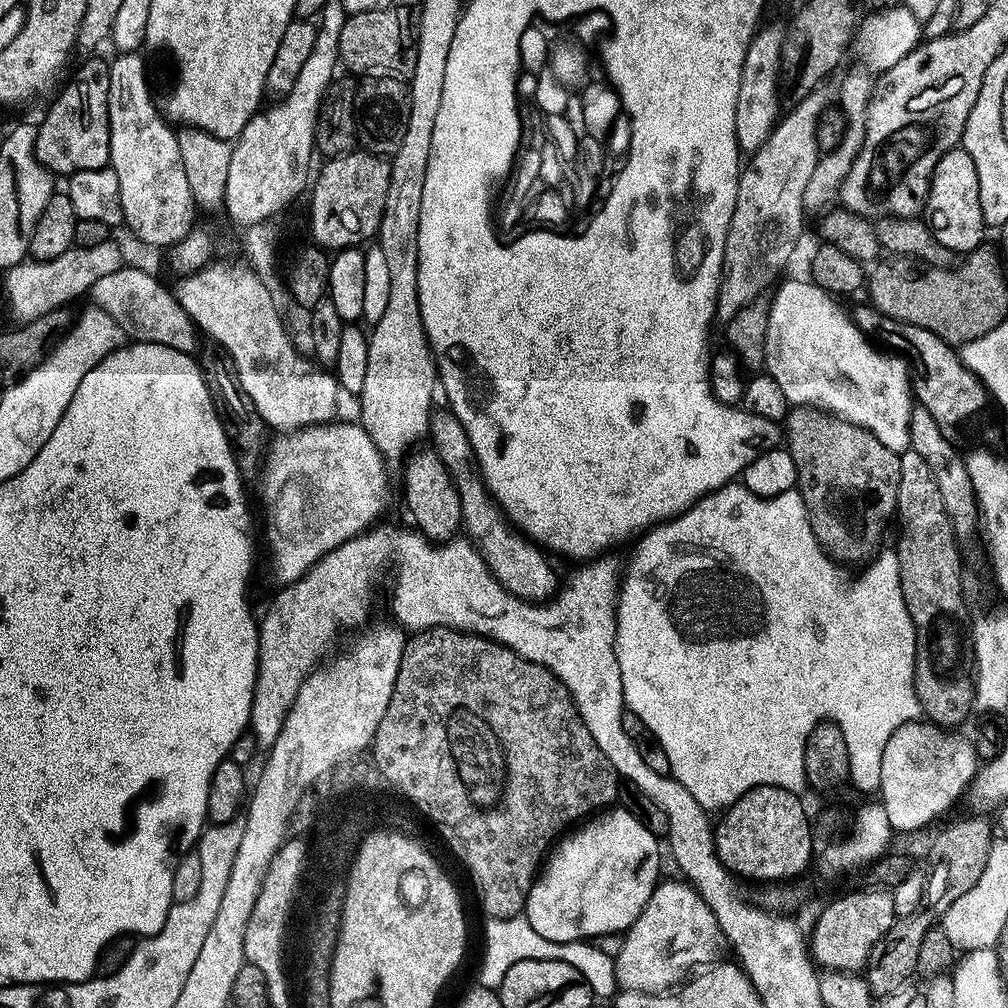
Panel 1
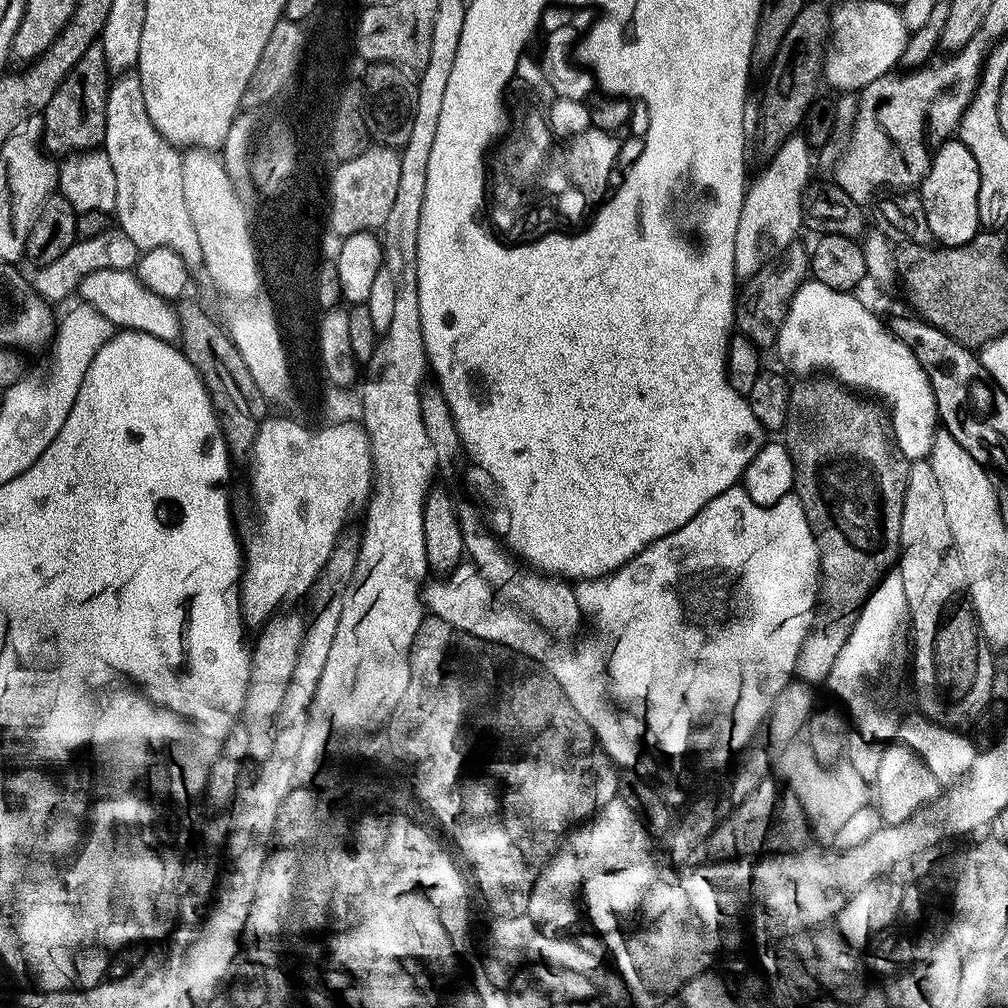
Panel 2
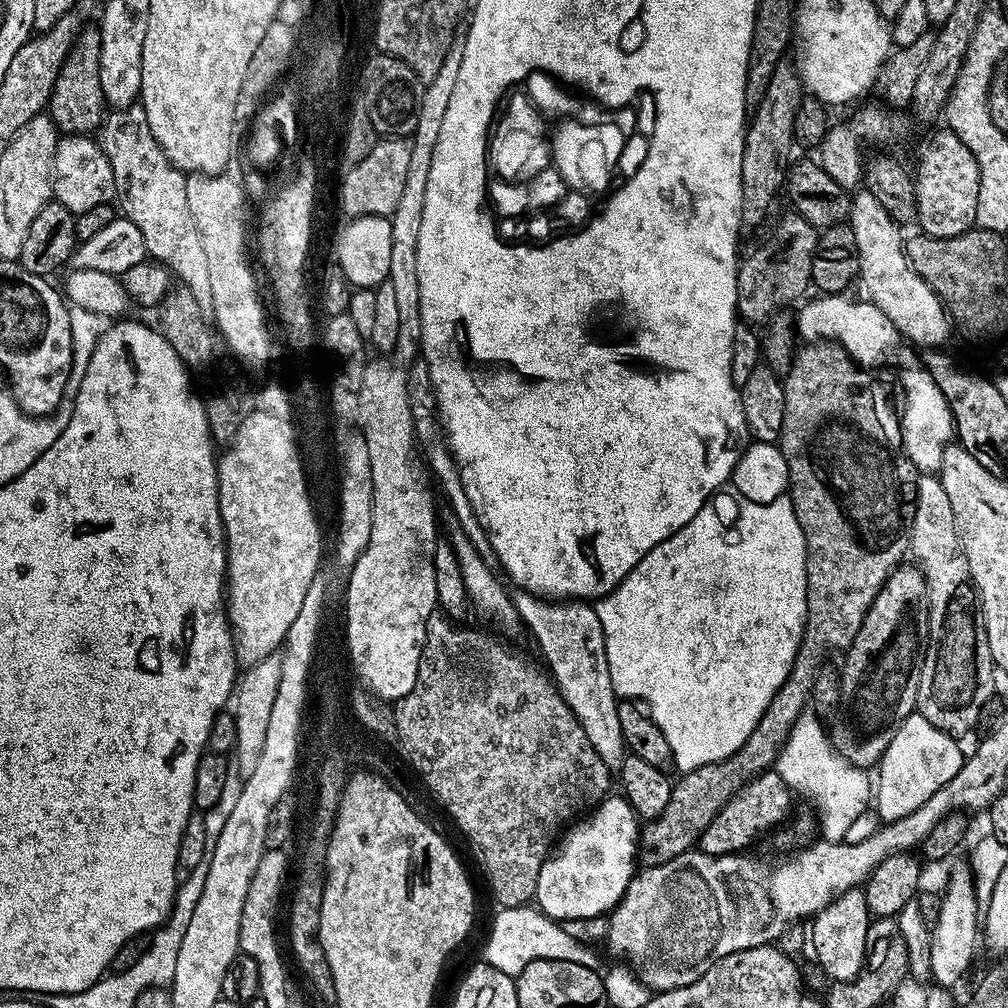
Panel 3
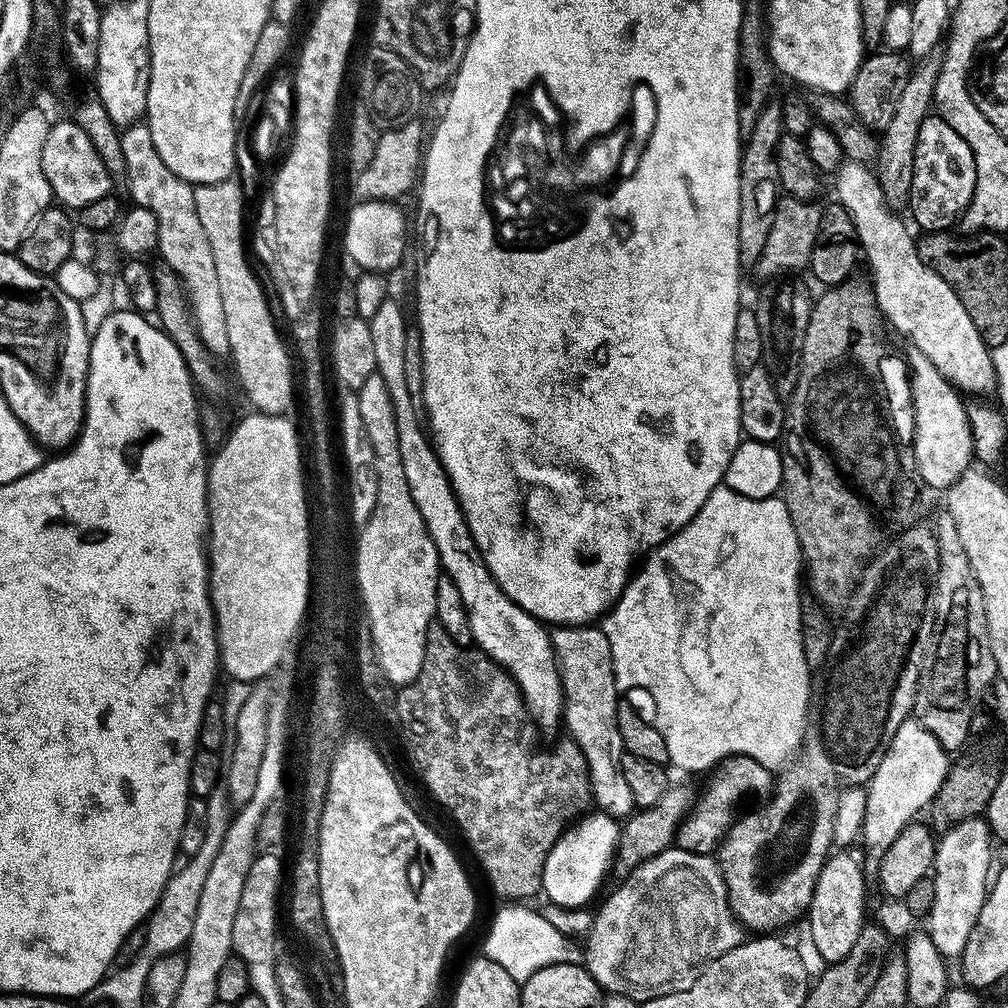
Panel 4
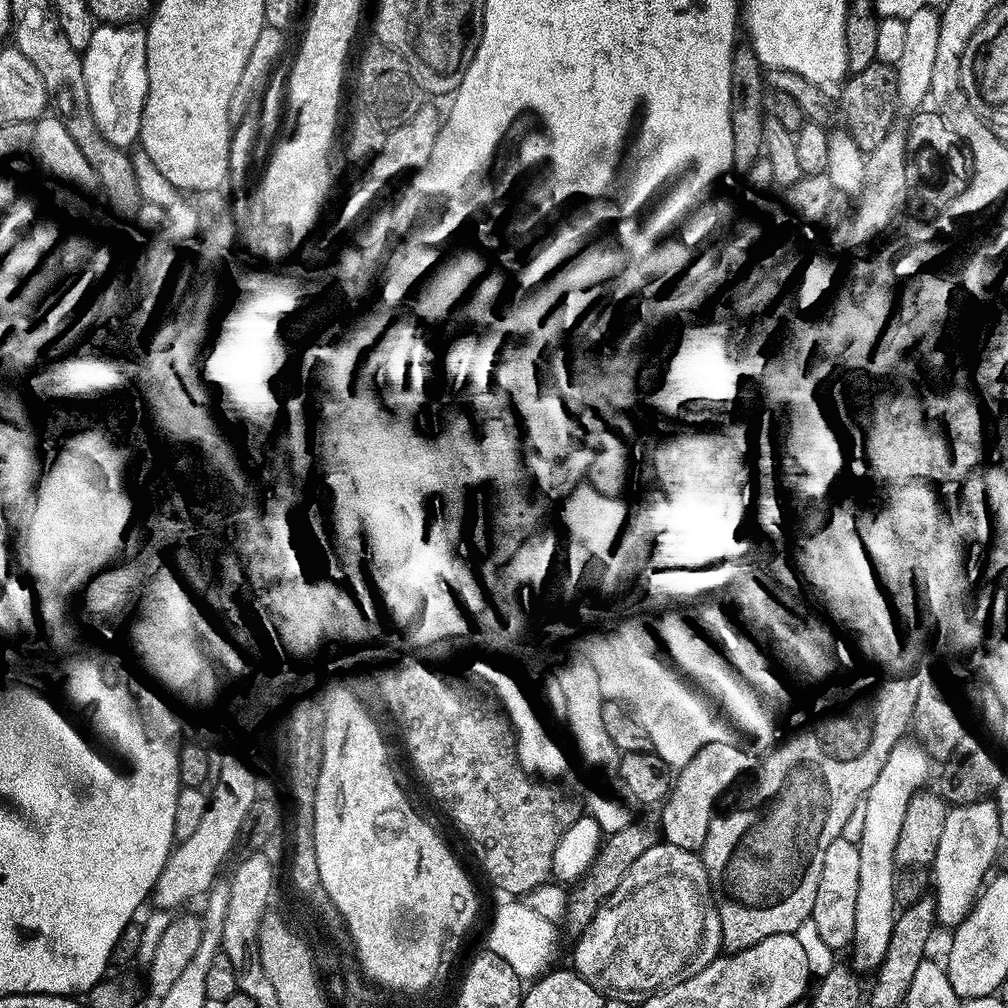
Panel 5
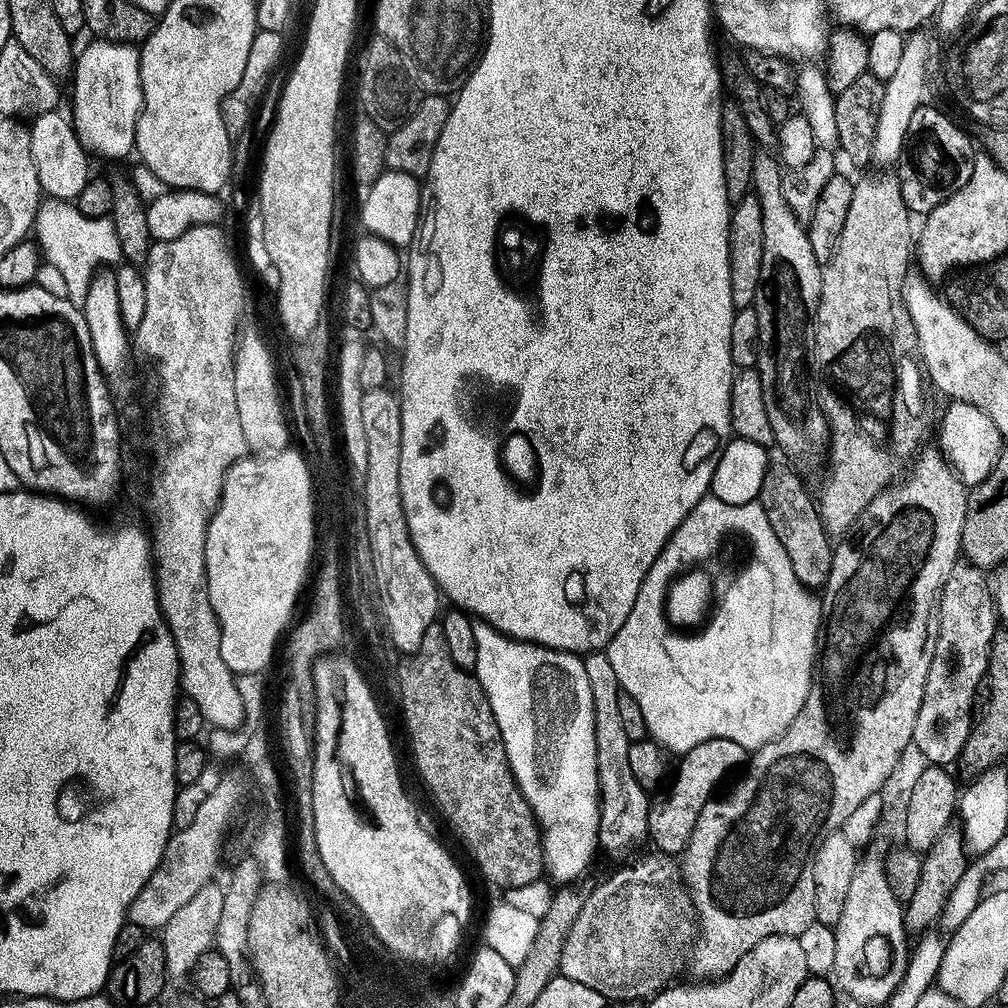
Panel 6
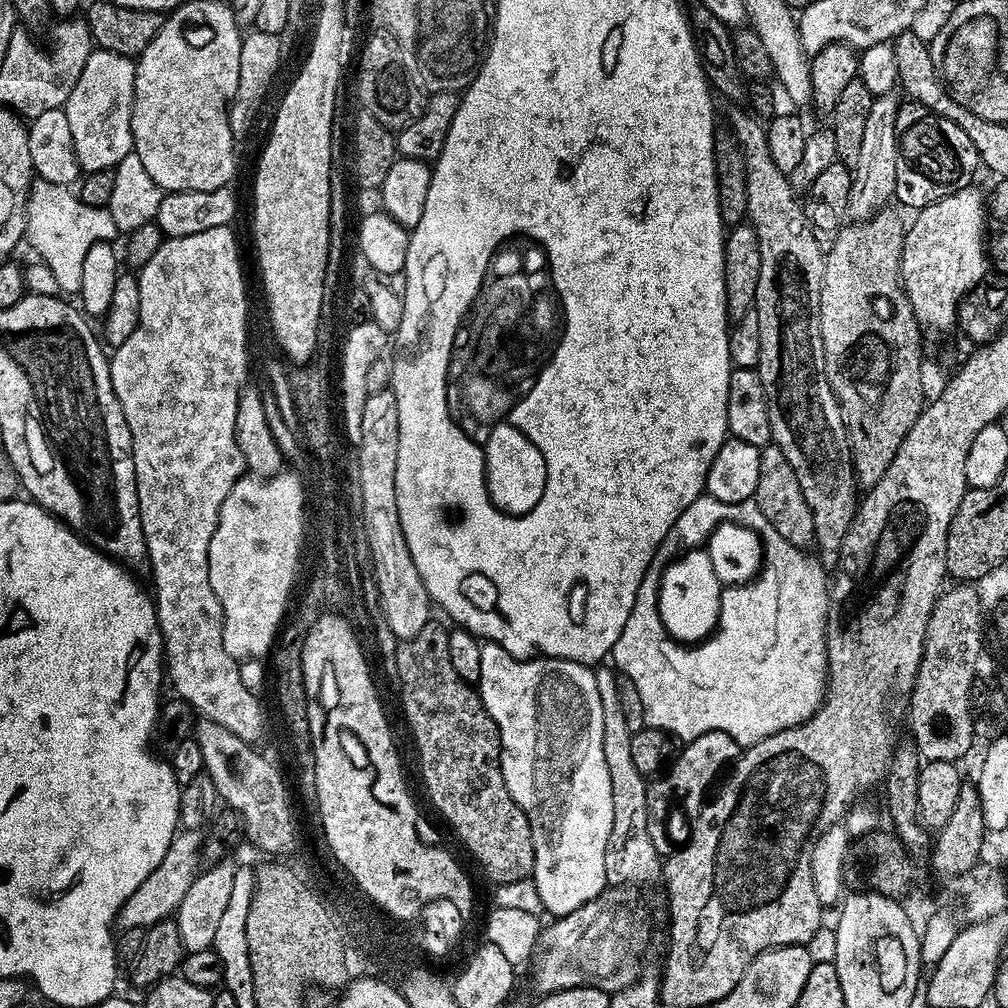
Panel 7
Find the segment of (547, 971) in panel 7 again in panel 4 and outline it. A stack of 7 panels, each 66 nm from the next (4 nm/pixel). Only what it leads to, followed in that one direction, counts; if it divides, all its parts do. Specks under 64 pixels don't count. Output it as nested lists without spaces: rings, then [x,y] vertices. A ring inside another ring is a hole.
[[[678,847],[667,848],[662,854],[658,854],[654,858],[650,858],[646,862],[642,862],[631,872],[623,877],[624,880],[608,897],[604,900],[604,905],[600,908],[600,913],[595,913],[592,921],[592,929],[587,934],[582,954],[582,962],[594,978],[598,982],[600,988],[611,995],[624,995],[632,998],[637,1002],[652,1000],[656,996],[665,996],[672,992],[681,992],[688,990],[690,986],[697,981],[710,962],[710,954],[714,952],[714,944],[717,944],[722,938],[720,932],[724,928],[723,916],[729,915],[728,906],[728,886],[724,878],[724,873],[720,871],[720,865],[712,856],[703,856],[702,854],[694,854],[687,852]]]

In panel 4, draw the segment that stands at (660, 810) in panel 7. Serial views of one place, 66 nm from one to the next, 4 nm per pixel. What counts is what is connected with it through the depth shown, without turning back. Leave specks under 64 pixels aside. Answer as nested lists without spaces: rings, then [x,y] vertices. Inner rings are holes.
[[[730,756],[715,769],[714,774],[716,777],[709,782],[708,789],[701,796],[699,793],[691,812],[684,817],[684,821],[677,828],[675,847],[694,854],[712,856],[719,849],[720,841],[737,819],[744,796],[764,798],[774,787],[774,772],[760,765],[750,756]]]

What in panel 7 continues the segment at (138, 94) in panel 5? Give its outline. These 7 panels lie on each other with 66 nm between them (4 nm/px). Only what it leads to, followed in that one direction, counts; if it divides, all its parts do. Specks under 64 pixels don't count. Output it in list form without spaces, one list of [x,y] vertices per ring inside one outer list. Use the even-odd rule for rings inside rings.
[[[95,49],[89,56],[72,94],[63,107],[70,125],[70,134],[75,147],[81,152],[98,152],[102,154],[103,169],[115,167],[133,149],[132,114],[135,63],[126,56],[114,54],[104,49]]]

